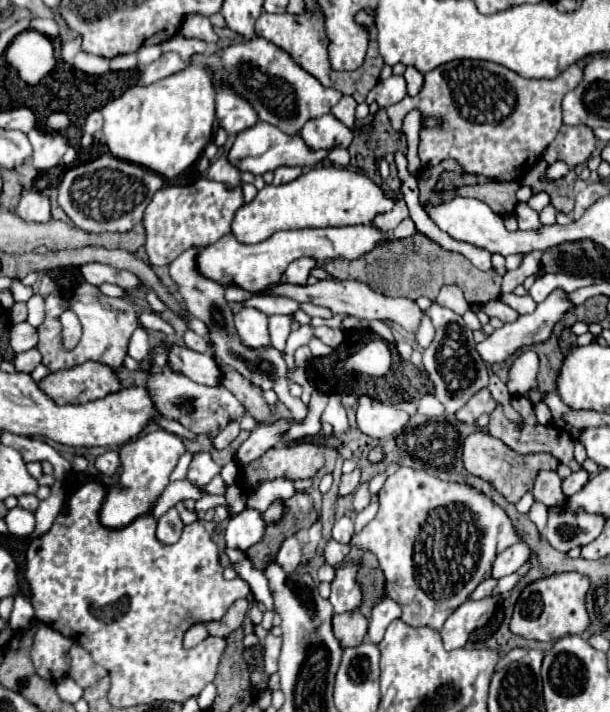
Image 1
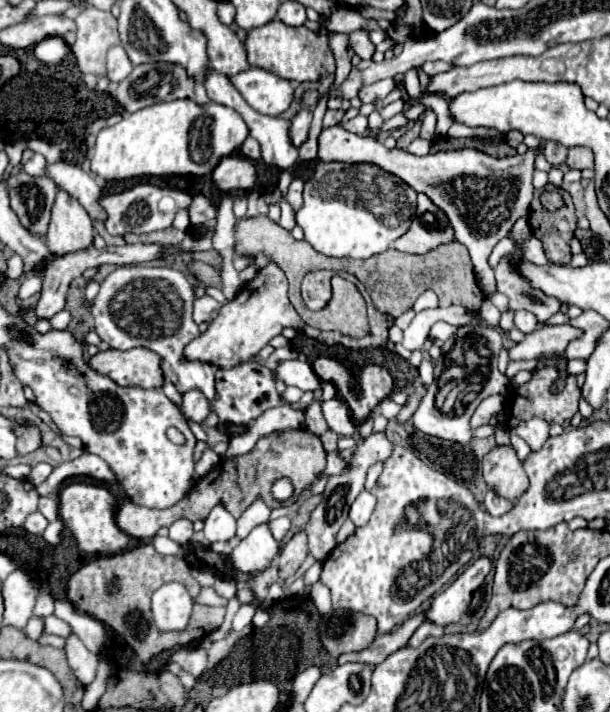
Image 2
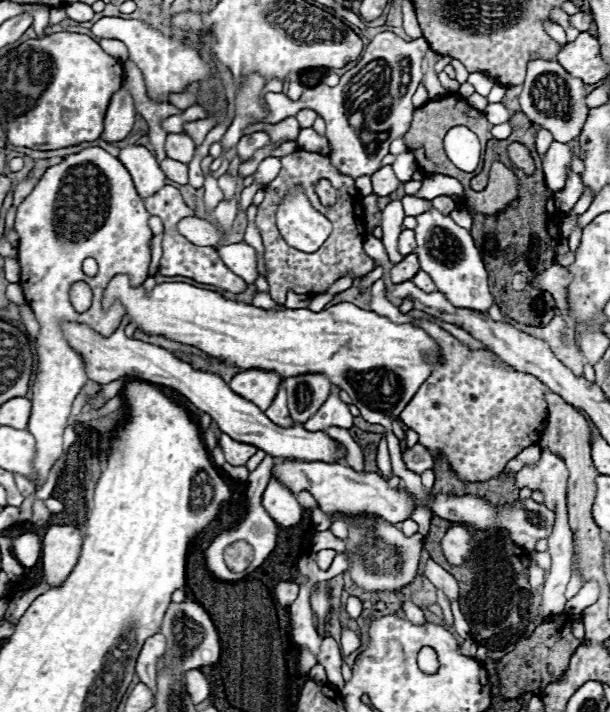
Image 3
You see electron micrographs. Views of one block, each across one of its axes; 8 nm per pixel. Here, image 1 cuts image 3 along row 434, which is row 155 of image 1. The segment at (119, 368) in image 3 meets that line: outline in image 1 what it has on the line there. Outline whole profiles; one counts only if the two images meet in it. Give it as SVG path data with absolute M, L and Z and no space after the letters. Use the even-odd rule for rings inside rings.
M256 122L256 126L244 130L238 134L228 158L230 162L242 170L252 174L264 174L268 170L276 170L280 166L316 166L328 156L330 150L312 150L300 134L284 134L282 130L276 130L276 126L268 126L268 122Z

